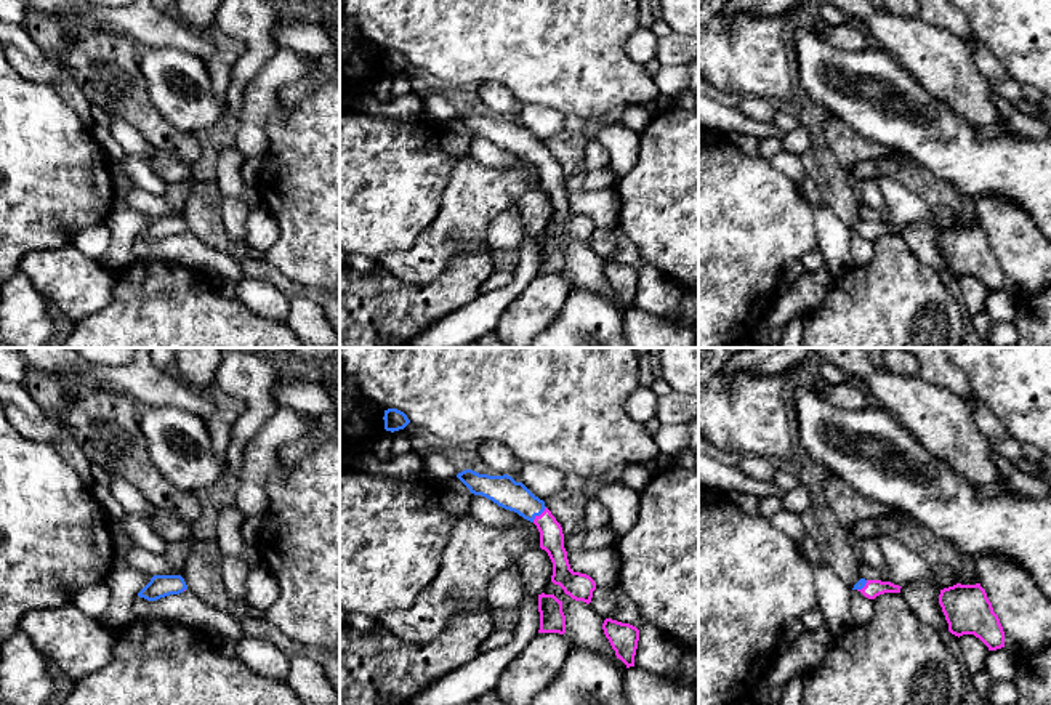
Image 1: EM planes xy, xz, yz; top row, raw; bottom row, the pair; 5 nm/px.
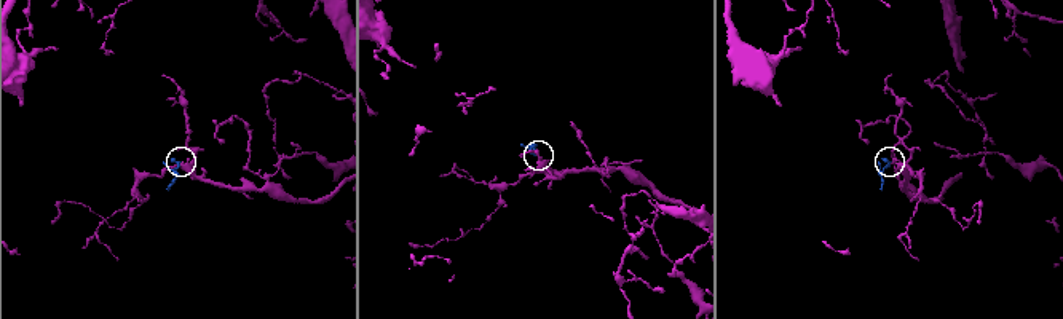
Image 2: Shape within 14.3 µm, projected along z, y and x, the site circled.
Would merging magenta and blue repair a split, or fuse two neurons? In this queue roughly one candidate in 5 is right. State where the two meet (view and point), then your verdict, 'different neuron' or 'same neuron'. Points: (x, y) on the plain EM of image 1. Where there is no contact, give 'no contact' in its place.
xz (540, 156) | same neuron

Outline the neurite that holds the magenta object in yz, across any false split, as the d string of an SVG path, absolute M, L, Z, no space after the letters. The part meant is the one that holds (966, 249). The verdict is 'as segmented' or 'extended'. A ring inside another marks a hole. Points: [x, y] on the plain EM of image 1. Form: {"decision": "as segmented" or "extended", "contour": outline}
{"decision": "as segmented", "contour": "M981 224L940 231L939 245L955 277L974 276L989 292L1005 288L1005 272Z"}

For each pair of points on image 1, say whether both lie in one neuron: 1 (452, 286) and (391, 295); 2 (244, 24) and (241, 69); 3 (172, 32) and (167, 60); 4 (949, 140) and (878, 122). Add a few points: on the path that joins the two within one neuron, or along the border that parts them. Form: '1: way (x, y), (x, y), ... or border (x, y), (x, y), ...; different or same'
1: way (438, 295), (406, 295); same
2: way (252, 36), (252, 58); same
3: border (149, 47), (175, 47), (199, 55), (204, 60); different
4: way (931, 133), (914, 122), (896, 122); same

